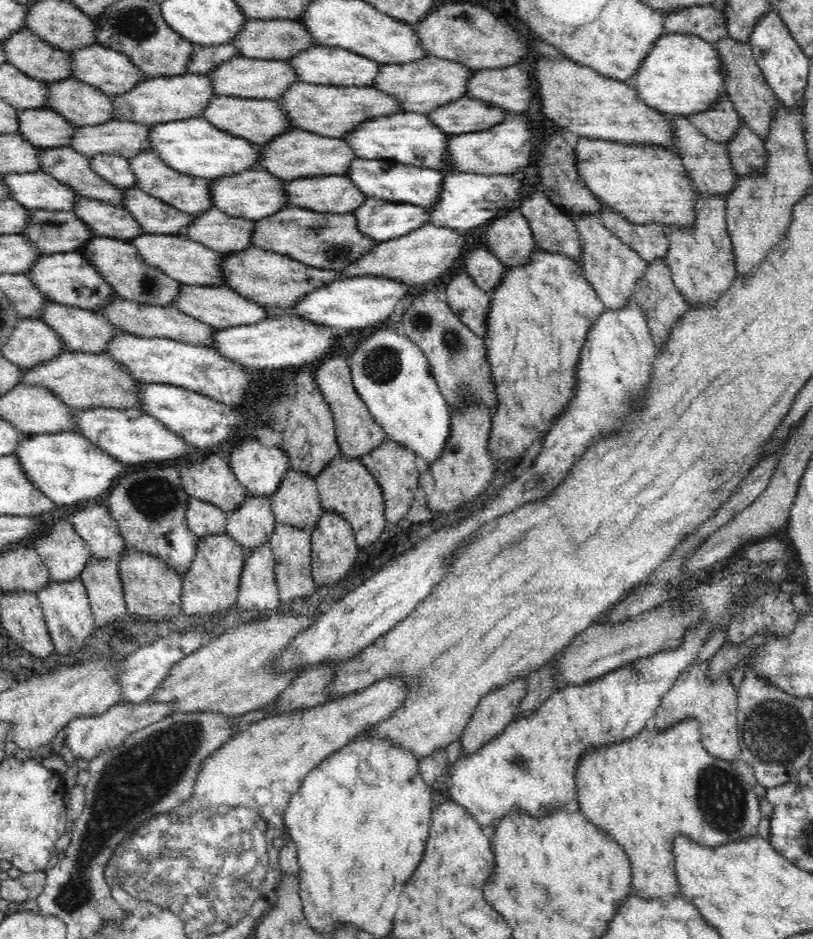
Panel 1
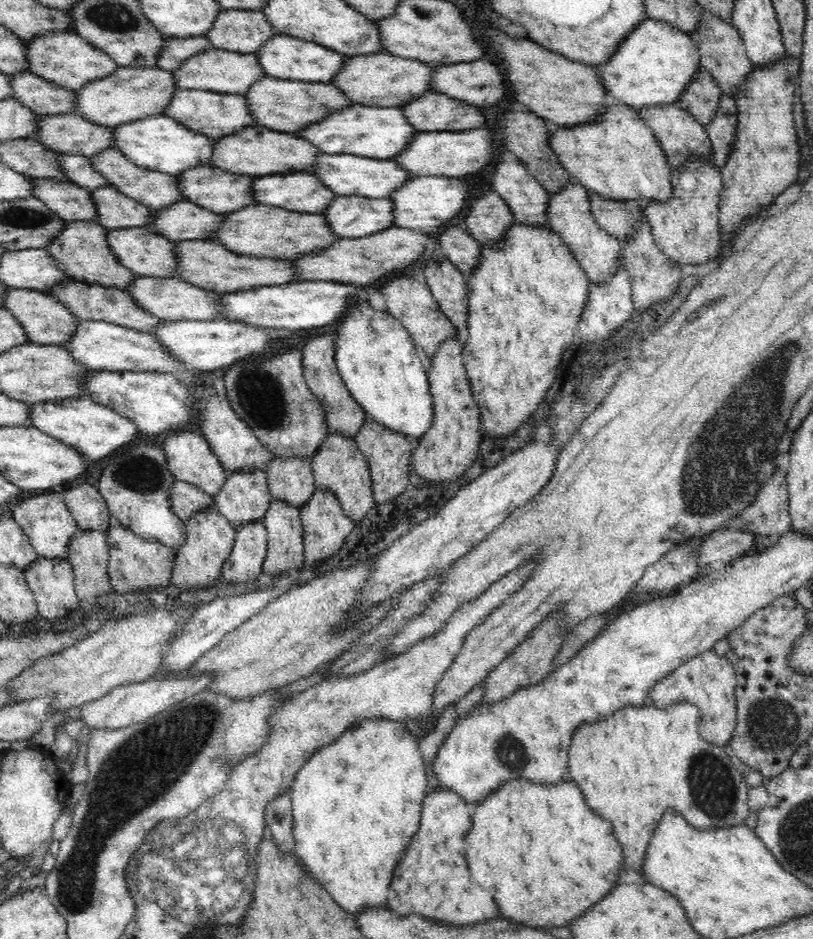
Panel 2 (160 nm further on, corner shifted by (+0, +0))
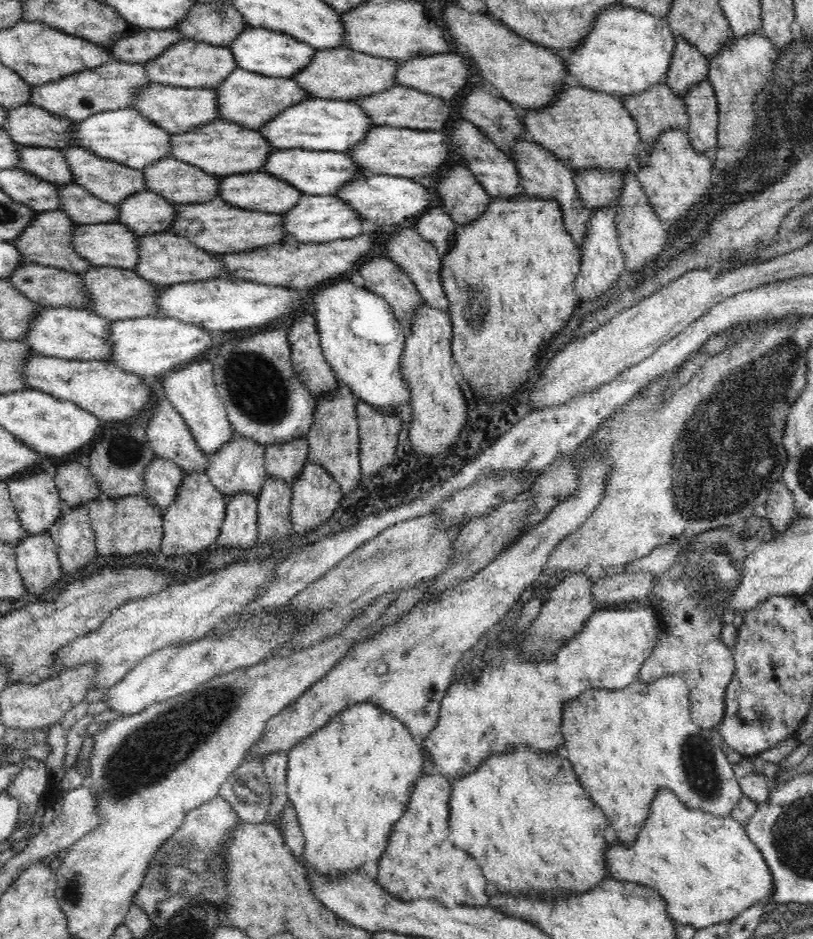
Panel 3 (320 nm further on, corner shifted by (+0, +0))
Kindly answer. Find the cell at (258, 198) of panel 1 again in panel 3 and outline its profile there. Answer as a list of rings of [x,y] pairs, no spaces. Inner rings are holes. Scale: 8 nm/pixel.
[[[174,158],[148,164],[142,170],[148,191],[170,203],[203,203],[219,193],[219,177]]]

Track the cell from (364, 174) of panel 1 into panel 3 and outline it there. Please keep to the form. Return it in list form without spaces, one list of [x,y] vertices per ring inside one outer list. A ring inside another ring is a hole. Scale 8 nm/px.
[[[274,149],[260,170],[291,184],[304,194],[316,196],[334,195],[350,179],[364,176],[358,164],[345,153],[304,149]]]

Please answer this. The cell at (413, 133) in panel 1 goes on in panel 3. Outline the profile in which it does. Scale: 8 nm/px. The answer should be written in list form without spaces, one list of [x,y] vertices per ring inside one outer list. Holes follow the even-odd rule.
[[[310,97],[298,104],[293,104],[284,111],[279,112],[257,131],[273,146],[274,149],[304,149],[315,151],[332,151],[345,153],[352,147],[359,145],[365,139],[368,129],[375,127],[375,122],[364,112],[358,104],[350,101],[328,100]]]

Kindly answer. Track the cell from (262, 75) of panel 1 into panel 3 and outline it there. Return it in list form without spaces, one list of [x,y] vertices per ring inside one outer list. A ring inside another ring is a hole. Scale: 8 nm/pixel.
[[[192,39],[171,44],[162,54],[143,63],[149,82],[184,88],[217,87],[237,67],[229,47],[221,47]]]

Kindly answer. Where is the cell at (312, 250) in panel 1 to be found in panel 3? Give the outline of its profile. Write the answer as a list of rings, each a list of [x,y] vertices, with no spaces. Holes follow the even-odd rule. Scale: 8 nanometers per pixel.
[[[220,197],[203,203],[175,203],[175,215],[169,228],[175,235],[187,238],[200,250],[223,255],[248,249],[266,247],[286,240],[281,213],[260,212],[256,209],[236,208]]]

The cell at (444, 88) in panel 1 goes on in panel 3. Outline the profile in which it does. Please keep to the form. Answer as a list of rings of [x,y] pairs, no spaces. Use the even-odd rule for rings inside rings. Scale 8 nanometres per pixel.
[[[346,47],[316,49],[310,64],[291,78],[314,98],[353,102],[354,99],[373,95],[396,85],[398,63],[394,59],[370,56]]]

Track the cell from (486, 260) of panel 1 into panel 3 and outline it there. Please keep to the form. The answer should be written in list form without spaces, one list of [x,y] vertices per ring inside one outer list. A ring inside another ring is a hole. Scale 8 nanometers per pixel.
[[[440,204],[428,207],[415,222],[419,235],[432,243],[441,255],[445,255],[453,245],[456,227],[456,222]]]

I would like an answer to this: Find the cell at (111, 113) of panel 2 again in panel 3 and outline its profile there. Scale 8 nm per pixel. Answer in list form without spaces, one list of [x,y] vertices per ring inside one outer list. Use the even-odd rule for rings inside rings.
[[[114,59],[98,68],[75,72],[74,75],[63,76],[52,83],[31,85],[30,100],[33,105],[54,116],[81,121],[102,111],[133,107],[135,94],[151,84],[143,63],[128,63]]]

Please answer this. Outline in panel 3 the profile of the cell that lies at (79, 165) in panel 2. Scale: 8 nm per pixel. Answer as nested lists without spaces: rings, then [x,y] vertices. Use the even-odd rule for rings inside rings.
[[[20,145],[17,153],[18,157],[20,157],[18,169],[26,170],[34,176],[38,176],[48,182],[58,185],[74,183],[71,168],[68,167],[68,161],[64,159],[64,155],[62,155],[60,149]]]

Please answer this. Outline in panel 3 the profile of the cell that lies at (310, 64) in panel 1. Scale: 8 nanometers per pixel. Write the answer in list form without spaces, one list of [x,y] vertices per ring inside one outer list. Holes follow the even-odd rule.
[[[262,27],[246,28],[228,47],[232,51],[238,68],[257,72],[264,76],[284,78],[291,78],[292,75],[308,66],[316,50],[309,44],[296,40],[287,34],[274,32]]]

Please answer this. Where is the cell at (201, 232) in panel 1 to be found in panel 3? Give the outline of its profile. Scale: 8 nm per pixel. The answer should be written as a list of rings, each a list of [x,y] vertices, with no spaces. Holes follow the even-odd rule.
[[[150,191],[135,192],[117,204],[117,223],[135,232],[135,236],[168,232],[175,215],[174,203]]]

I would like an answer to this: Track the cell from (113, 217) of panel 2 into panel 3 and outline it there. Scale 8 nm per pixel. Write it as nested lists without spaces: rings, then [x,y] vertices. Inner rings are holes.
[[[76,183],[59,185],[59,210],[77,224],[107,223],[117,219],[117,205],[104,202]]]

